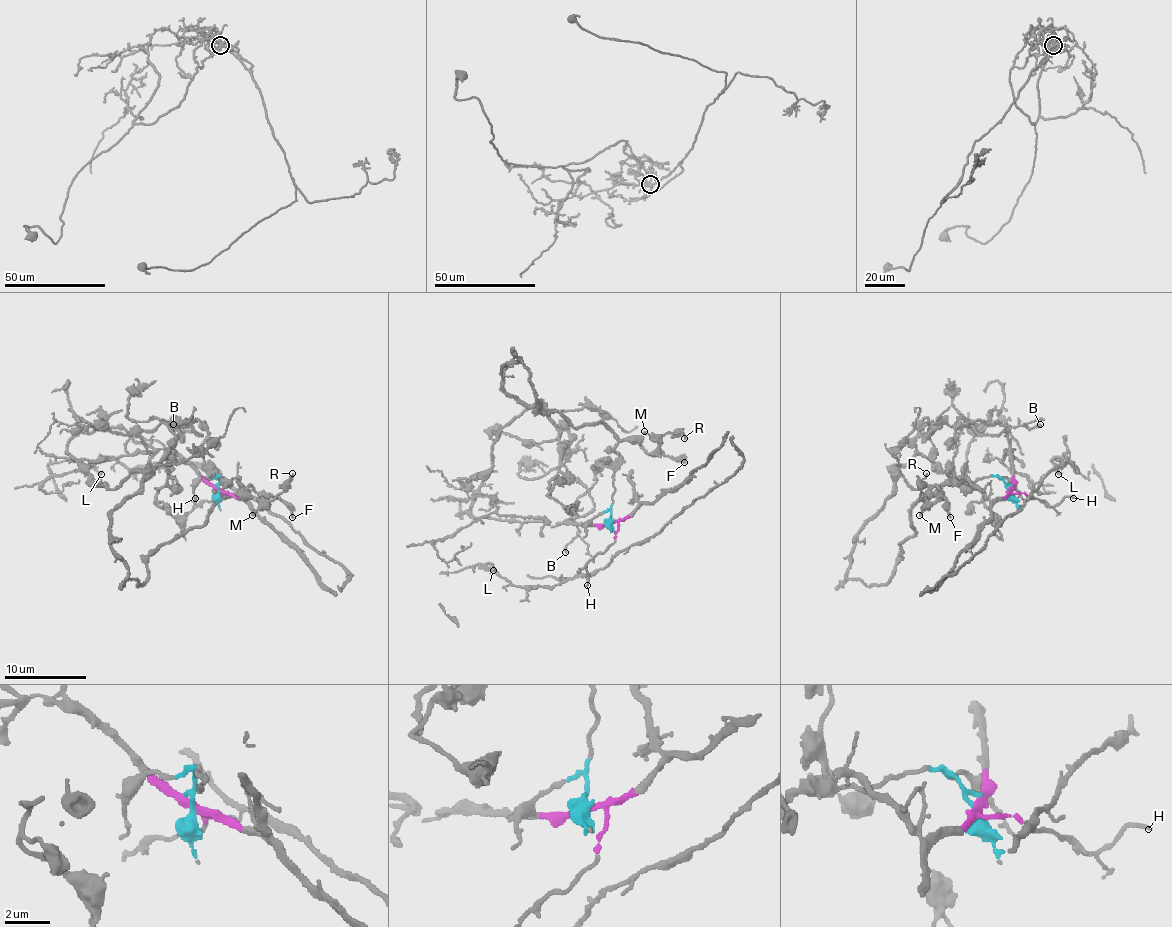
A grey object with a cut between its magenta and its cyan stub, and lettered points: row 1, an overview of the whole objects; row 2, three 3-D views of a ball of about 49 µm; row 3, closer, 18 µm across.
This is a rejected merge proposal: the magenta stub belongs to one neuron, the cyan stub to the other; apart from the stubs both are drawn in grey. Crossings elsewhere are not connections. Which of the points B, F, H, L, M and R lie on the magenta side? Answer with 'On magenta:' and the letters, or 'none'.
On magenta: B, H, L

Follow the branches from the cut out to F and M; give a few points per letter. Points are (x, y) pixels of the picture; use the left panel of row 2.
F: (219, 489), (221, 477), (229, 495), (250, 487), (264, 491), (293, 518)
M: (219, 489), (219, 477), (227, 485), (223, 493), (229, 495), (252, 487), (260, 493), (266, 499), (252, 516)

